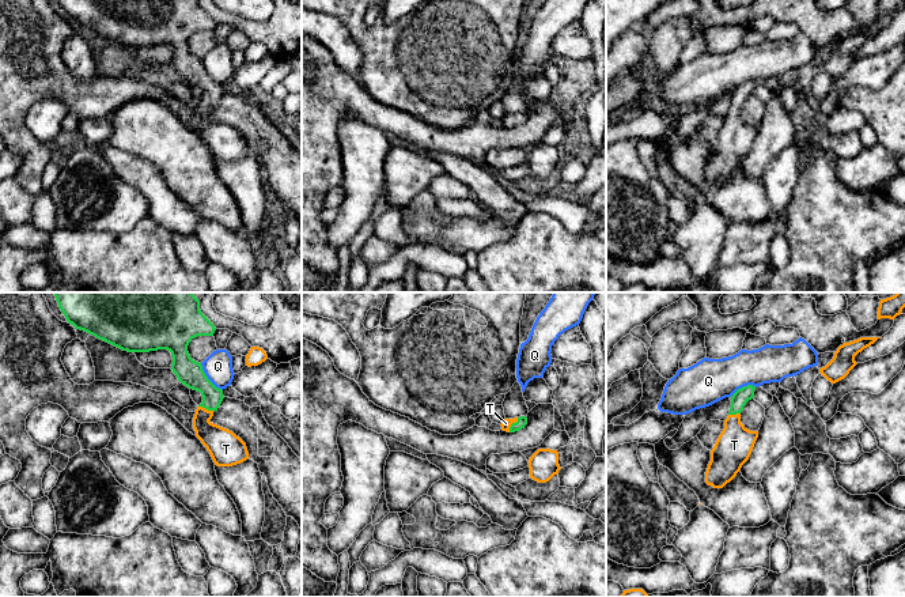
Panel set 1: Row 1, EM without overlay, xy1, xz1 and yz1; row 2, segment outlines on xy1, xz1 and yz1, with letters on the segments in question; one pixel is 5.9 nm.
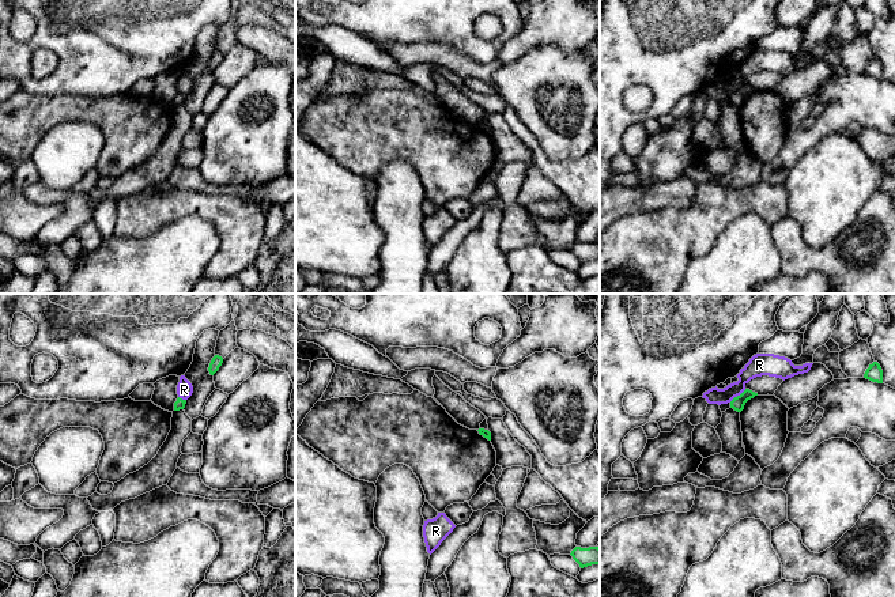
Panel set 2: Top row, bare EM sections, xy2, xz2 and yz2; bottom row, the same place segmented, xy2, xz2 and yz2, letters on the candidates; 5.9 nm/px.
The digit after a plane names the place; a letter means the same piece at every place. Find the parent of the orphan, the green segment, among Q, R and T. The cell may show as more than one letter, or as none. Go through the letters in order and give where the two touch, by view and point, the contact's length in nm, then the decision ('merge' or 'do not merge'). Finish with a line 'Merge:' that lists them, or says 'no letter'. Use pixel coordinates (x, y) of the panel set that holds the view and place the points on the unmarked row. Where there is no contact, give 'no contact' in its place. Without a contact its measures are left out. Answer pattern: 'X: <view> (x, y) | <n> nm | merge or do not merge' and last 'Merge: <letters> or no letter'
Q: xy1 (207, 74) | 220 nm | do not merge
R: yz2 (737, 91) | 130 nm | do not merge
T: xz1 (511, 120) | 110 nm | merge
Merge: T

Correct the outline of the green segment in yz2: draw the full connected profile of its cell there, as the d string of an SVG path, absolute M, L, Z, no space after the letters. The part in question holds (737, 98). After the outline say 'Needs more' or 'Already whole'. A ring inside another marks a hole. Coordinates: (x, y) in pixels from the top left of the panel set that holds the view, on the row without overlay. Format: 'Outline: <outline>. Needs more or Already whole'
Outline: M745 84L740 91L734 92L730 97L730 103L733 103L737 107L741 107L744 105L744 101L748 95L754 94L755 91L758 91L758 88Z. Already whole

